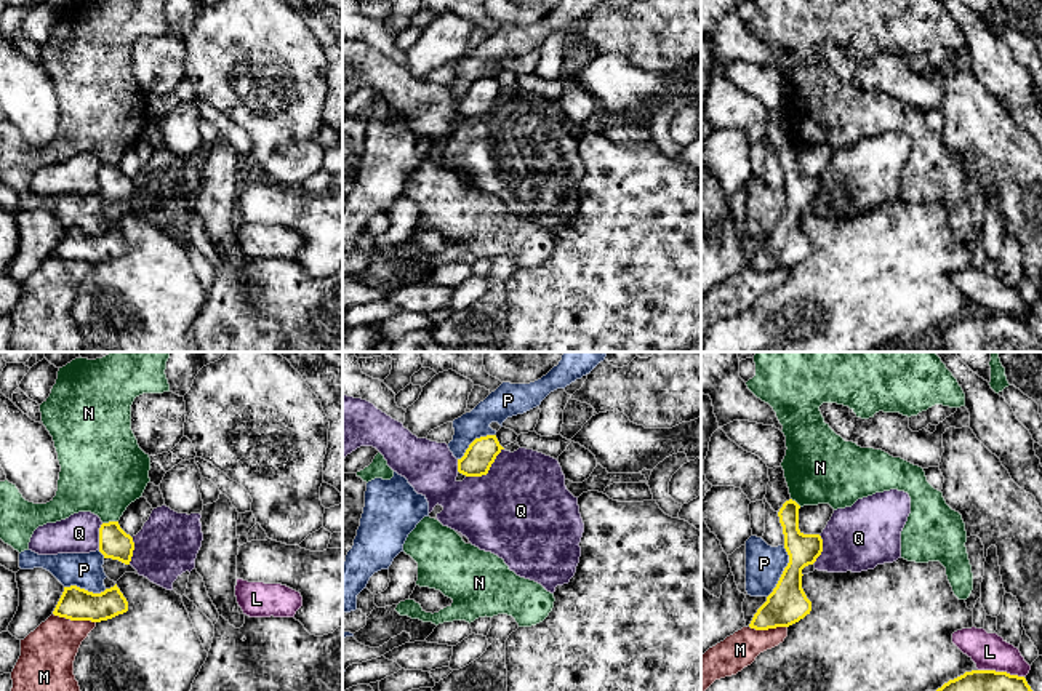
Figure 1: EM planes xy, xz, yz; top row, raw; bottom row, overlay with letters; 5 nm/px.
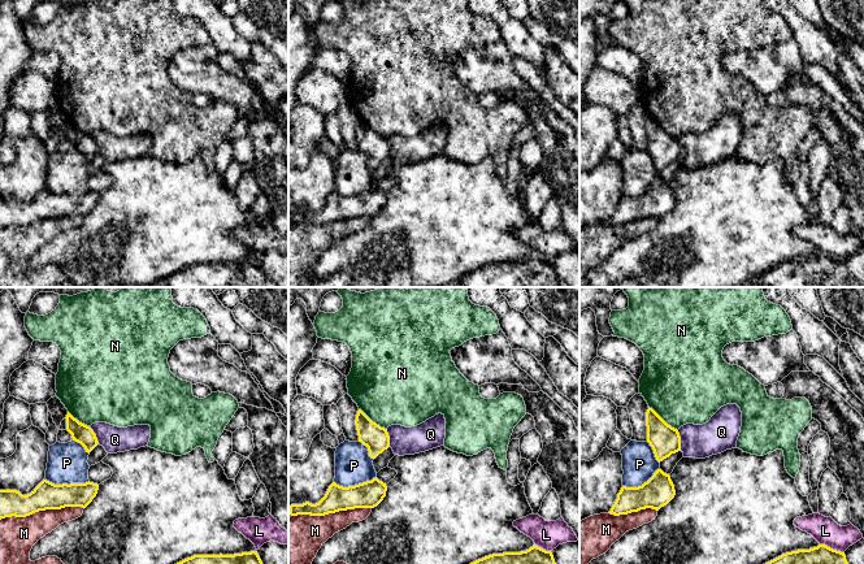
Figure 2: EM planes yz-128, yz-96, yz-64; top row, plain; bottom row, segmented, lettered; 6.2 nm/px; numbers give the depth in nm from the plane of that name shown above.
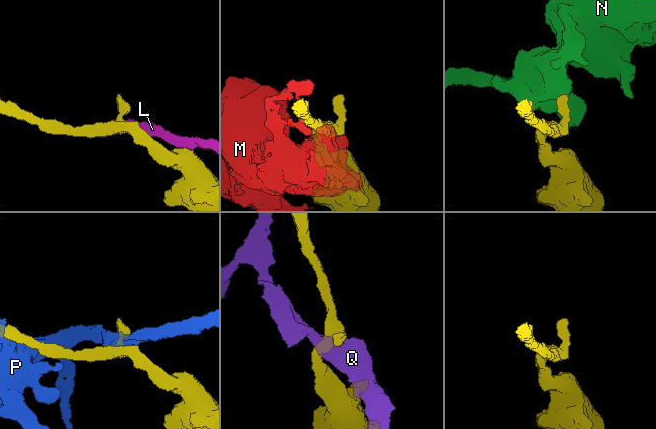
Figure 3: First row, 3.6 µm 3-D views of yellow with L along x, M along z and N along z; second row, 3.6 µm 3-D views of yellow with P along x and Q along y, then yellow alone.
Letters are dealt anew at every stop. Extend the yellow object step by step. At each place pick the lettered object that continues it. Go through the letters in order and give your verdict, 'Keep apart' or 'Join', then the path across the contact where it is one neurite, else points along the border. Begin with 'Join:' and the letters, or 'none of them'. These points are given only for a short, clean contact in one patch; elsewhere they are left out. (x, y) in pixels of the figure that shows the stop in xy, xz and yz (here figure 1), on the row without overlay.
Join: none of them
L: Keep apart. Boundary: yz (978, 311), (1005, 312), (1023, 319)
M: Keep apart
N: Keep apart. Boundary: xy (117, 162), (103, 165)
P: Keep apart
Q: Keep apart. Boundary: xz (503, 90), (485, 115), (466, 119)

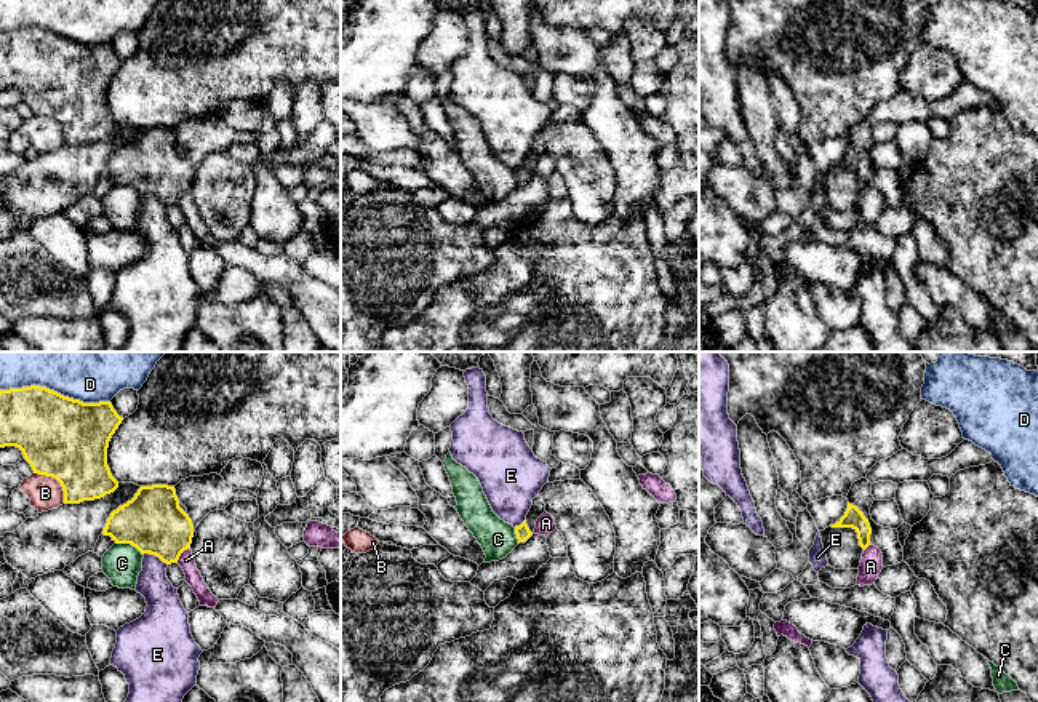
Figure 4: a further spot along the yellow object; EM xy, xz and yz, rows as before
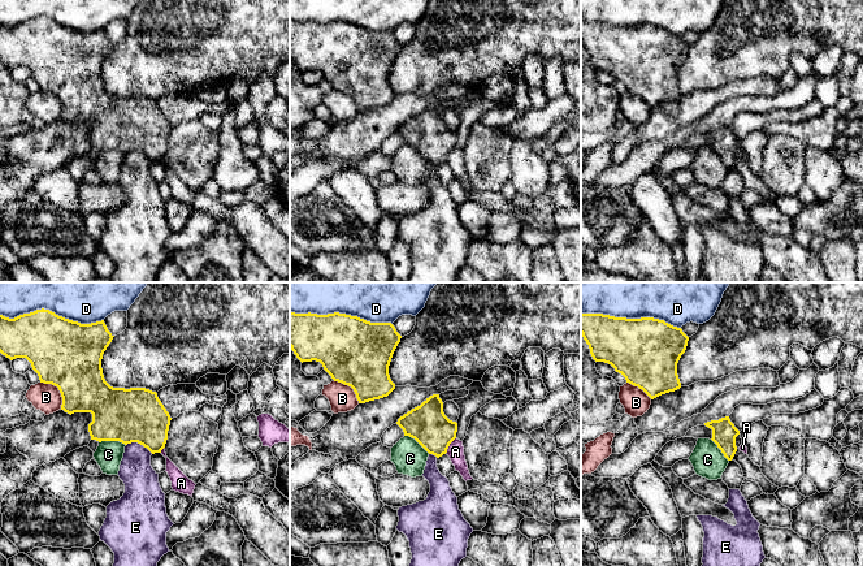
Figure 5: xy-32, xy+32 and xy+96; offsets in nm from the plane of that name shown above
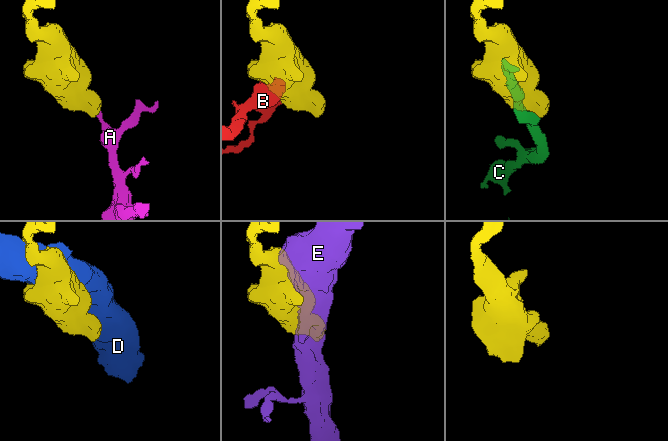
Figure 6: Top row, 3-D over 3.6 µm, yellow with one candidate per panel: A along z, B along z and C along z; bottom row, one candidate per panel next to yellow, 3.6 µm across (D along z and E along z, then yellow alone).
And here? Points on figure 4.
Join: none of them
A: Keep apart. Boundary: xy (189, 189), (176, 203)
B: Keep apart
C: Keep apart
D: Keep apart
E: Keep apart

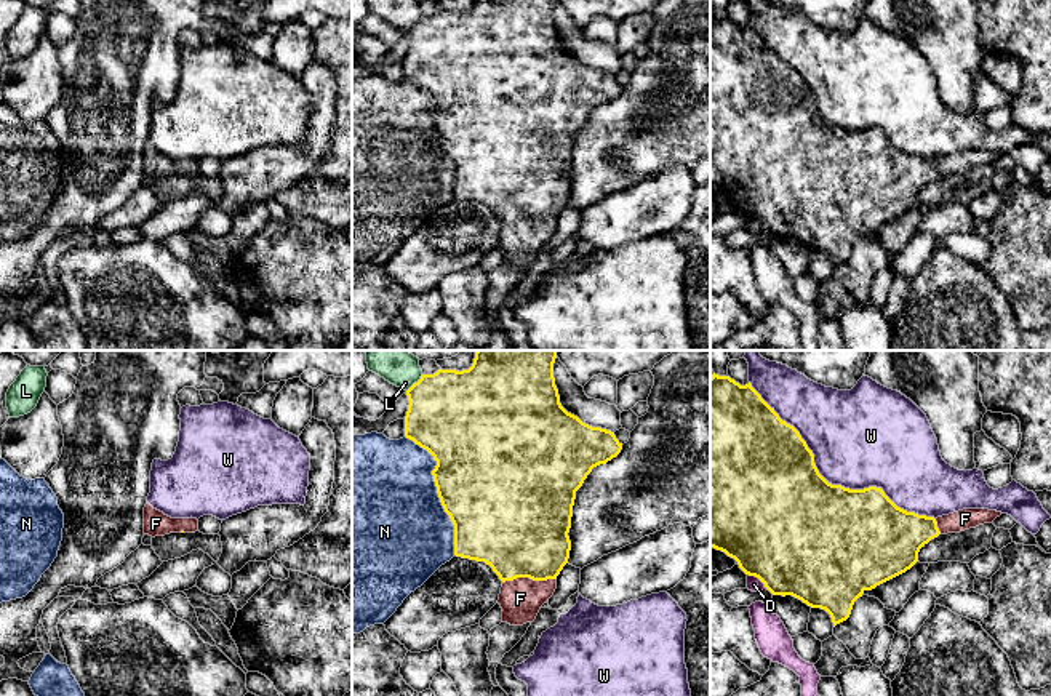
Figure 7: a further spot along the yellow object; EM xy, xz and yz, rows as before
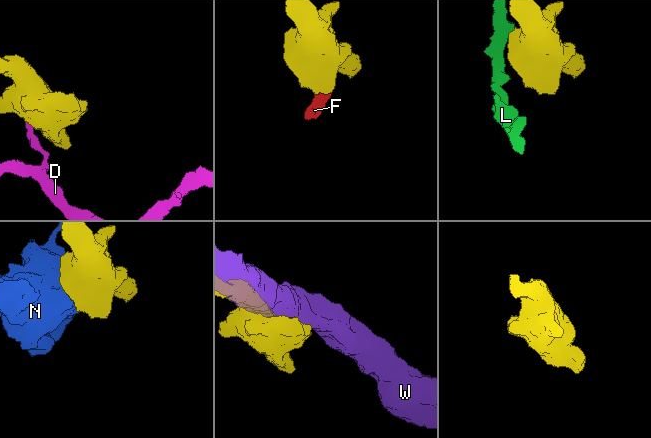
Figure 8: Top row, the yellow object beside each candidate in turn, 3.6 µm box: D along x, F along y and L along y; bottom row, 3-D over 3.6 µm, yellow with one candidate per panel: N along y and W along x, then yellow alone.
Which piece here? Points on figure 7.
Join: F
D: Keep apart. Boundary: yz (747, 215), (754, 216), (767, 229)
F: Join. Path across: xz (520, 170), (528, 218), (520, 240)
L: Keep apart
N: Keep apart
W: Keep apart

